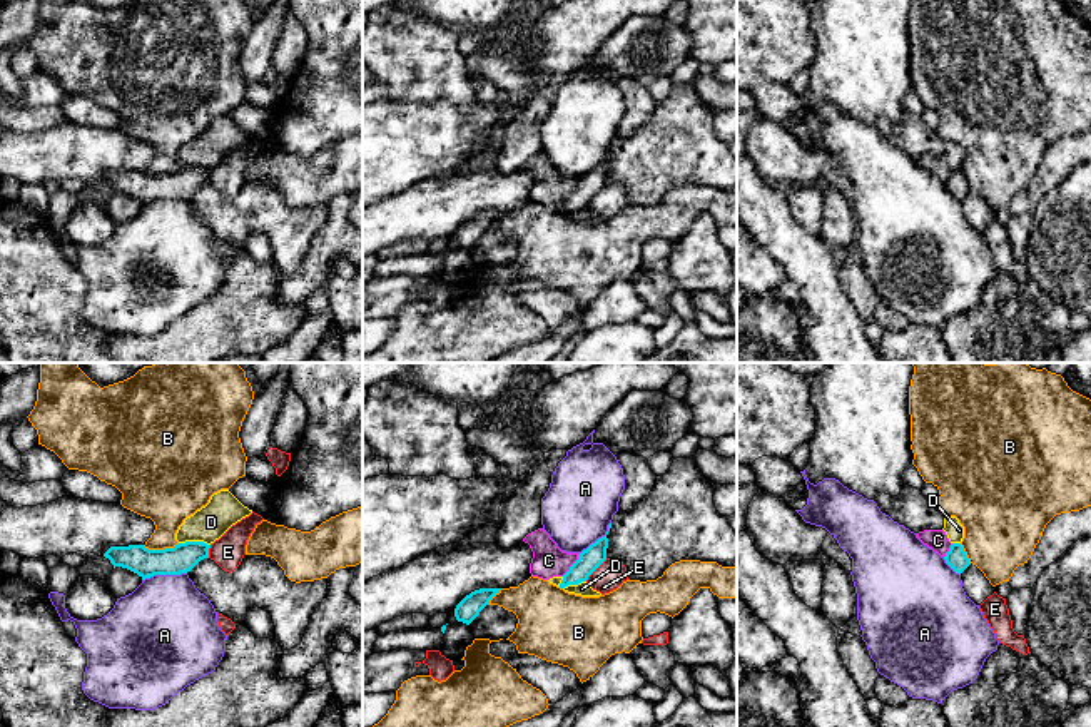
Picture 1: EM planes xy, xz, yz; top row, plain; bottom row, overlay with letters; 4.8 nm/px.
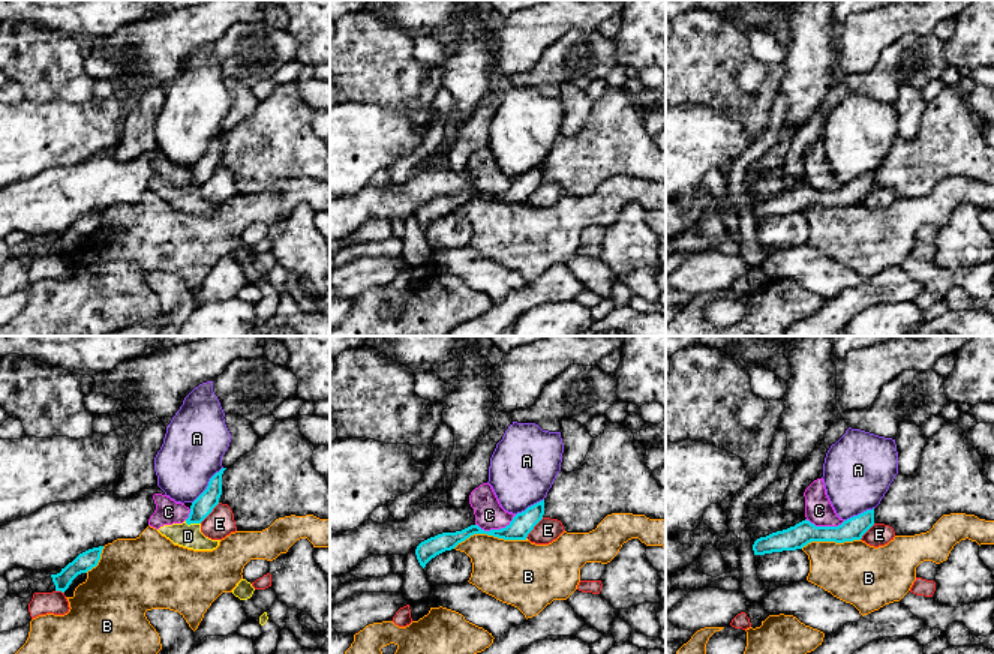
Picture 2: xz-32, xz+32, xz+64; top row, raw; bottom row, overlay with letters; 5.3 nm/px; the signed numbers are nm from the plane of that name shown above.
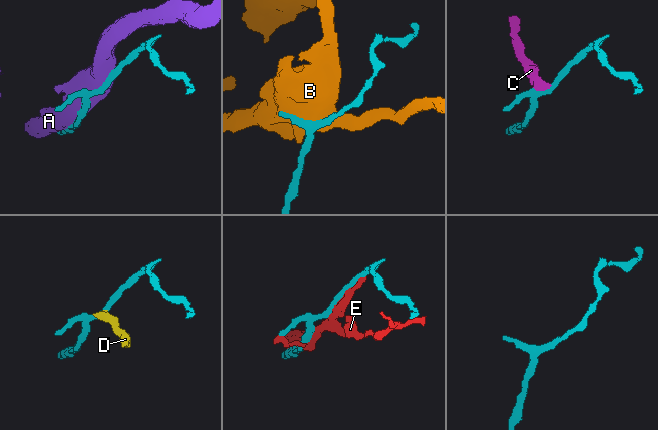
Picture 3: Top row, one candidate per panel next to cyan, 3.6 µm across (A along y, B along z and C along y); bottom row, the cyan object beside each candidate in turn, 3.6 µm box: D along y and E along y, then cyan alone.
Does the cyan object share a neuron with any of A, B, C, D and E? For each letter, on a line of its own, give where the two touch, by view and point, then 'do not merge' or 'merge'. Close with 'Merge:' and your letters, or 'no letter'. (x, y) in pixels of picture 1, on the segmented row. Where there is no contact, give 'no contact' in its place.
A: meets cyan in xy at (164, 574); do not merge
B: meets cyan in xy at (161, 550); do not merge
C: meets cyan in xz at (572, 565); do not merge
D: meets cyan in xy at (194, 542); do not merge
E: meets cyan in xz at (595, 569); do not merge
Merge: no letter

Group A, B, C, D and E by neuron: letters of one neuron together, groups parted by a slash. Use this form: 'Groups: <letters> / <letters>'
Groups: A / B / C D / E

